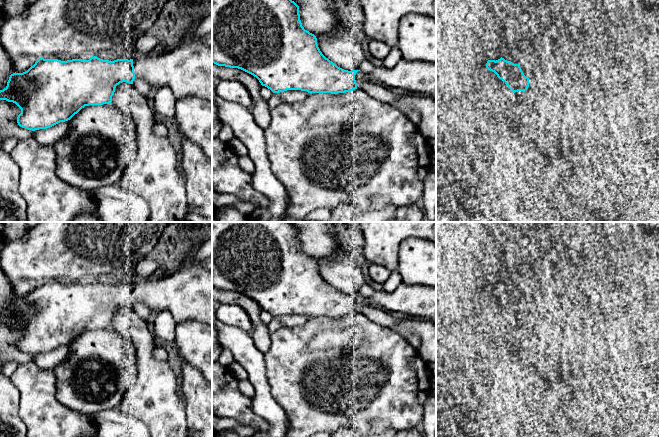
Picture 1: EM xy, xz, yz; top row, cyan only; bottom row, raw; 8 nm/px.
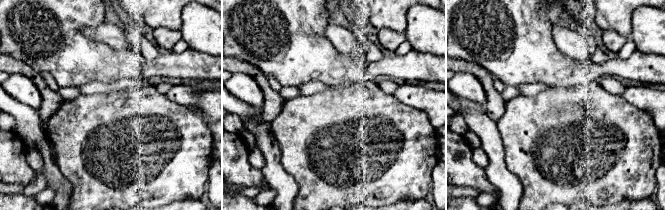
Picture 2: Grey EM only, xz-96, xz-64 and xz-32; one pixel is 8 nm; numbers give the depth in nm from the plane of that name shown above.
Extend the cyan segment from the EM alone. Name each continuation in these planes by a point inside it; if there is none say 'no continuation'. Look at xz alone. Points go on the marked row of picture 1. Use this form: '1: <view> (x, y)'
1: xz (417, 77)

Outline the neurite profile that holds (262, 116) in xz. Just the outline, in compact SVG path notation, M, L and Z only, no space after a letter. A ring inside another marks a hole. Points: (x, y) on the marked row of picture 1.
M213 62L212 77L241 82L247 88L252 98L253 106L251 112L255 123L263 130L268 128L272 119L271 110L268 107L267 101L263 100L260 96L262 85L256 77L241 69L218 66Z

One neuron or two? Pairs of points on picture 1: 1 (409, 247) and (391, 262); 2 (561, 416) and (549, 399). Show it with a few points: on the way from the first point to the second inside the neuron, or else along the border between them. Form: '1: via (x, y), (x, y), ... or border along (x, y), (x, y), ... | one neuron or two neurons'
1: border along (409, 236), (399, 246), (398, 266), (396, 269) | two neurons
2: border along (564, 400), (552, 420) | two neurons

